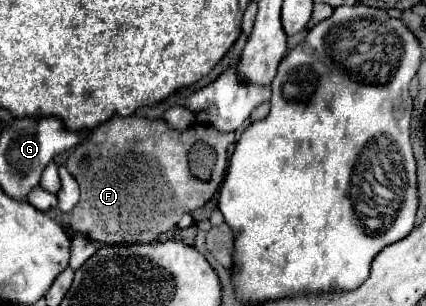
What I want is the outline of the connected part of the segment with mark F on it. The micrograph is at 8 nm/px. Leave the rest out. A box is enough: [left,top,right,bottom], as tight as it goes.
[61,114,235,244]

